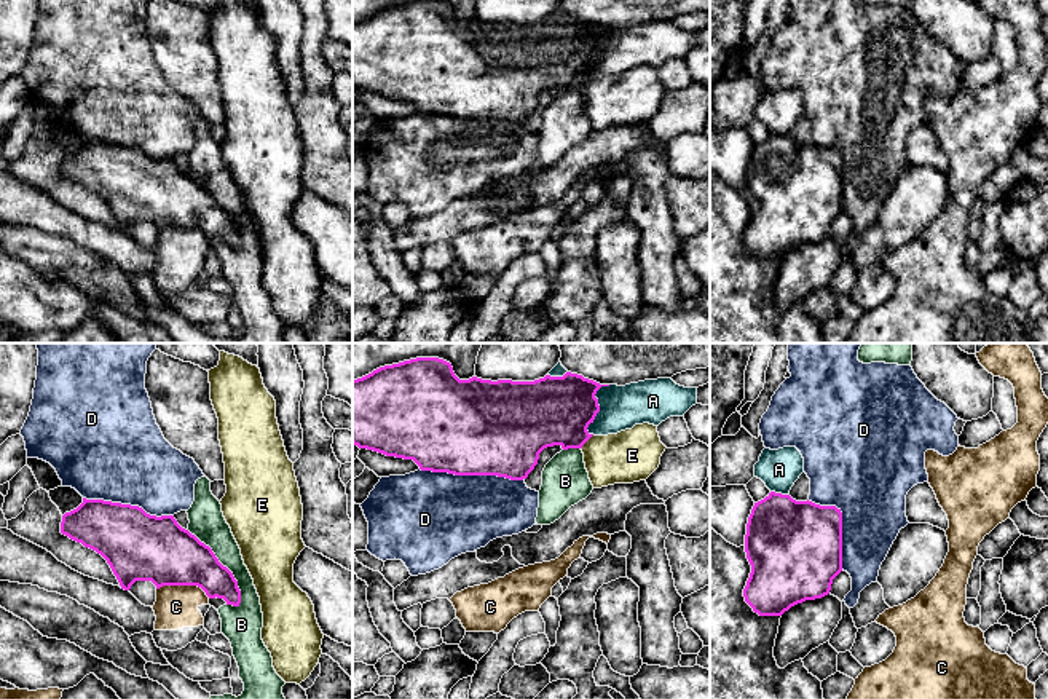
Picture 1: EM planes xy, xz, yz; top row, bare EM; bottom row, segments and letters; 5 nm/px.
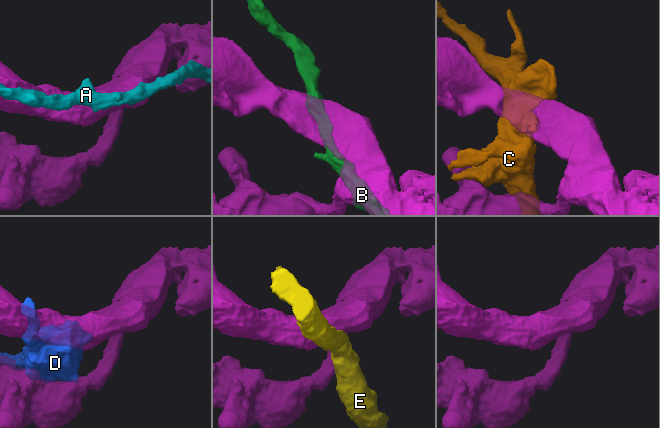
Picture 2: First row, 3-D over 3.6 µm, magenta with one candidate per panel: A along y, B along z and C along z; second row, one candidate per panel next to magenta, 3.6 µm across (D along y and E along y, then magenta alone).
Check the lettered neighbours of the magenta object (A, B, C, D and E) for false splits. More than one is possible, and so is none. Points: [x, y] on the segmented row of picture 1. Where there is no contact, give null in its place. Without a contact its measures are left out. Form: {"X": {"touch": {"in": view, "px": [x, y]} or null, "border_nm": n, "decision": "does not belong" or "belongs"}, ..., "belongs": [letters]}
{"A": {"touch": {"in": "xz", "px": [598, 407]}, "border_nm": 280, "decision": "does not belong"}, "B": {"touch": {"in": "xy", "px": [225, 567]}, "border_nm": 480, "decision": "does not belong"}, "C": {"touch": {"in": "xy", "px": [184, 584]}, "border_nm": 280, "decision": "does not belong"}, "D": {"touch": {"in": "xz", "px": [472, 474]}, "border_nm": 550, "decision": "does not belong"}, "E": {"touch": {"in": "xz", "px": [586, 441]}, "border_nm": 100, "decision": "does not belong"}, "belongs": []}

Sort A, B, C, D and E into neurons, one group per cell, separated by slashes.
A / B / C / D / E

